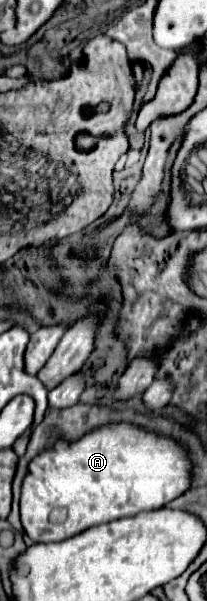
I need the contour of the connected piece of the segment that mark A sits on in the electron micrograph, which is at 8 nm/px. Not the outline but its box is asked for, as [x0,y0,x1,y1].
[20,423,190,543]

